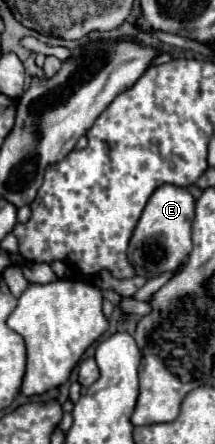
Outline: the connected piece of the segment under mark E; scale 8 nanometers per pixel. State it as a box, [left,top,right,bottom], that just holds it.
[128,185,194,277]

